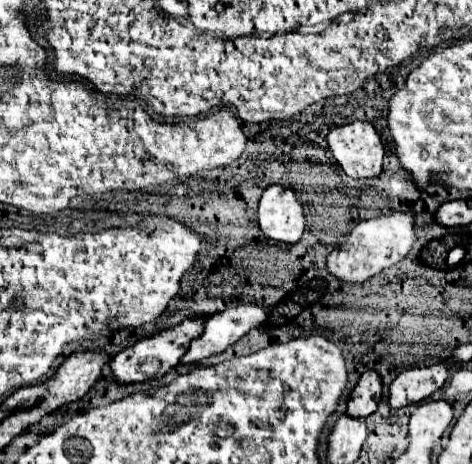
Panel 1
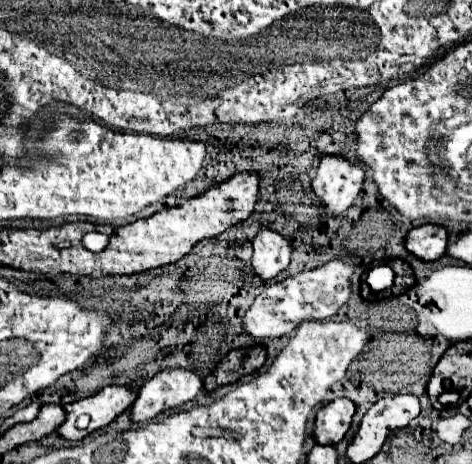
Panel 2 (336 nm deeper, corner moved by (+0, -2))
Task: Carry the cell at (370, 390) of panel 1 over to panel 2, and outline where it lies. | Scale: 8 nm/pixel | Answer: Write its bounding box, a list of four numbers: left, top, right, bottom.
[314,398,356,446]

